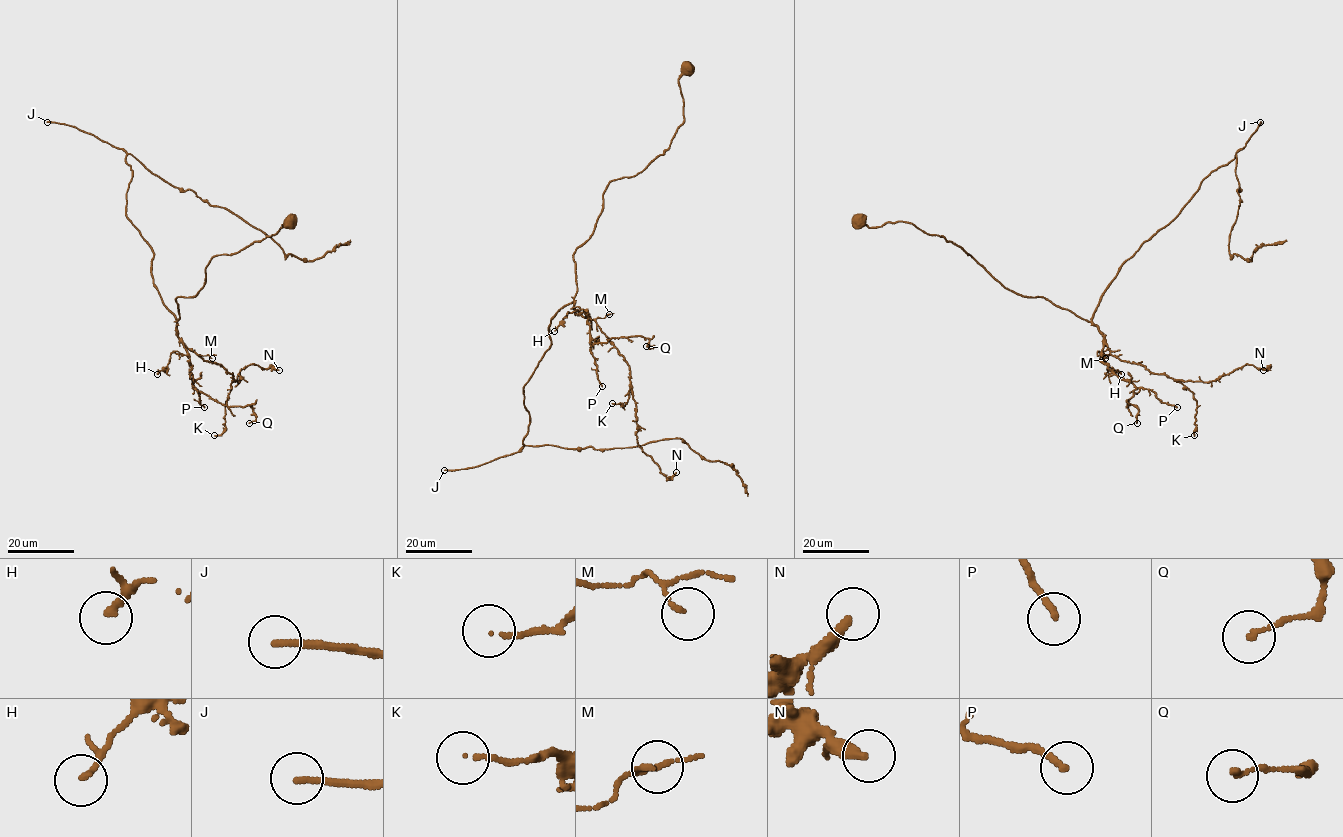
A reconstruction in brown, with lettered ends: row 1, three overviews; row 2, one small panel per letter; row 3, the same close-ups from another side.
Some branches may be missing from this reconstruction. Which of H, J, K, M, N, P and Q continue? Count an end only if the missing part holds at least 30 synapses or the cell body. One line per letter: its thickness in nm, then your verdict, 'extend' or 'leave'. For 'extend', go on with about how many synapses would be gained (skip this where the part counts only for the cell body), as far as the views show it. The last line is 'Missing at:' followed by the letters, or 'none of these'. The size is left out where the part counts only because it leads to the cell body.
H: calibre 170 nm; leave
J: calibre 180 nm; extend; 45 synapses
K: calibre 110 nm; leave
M: calibre 80 nm; leave
N: calibre 280 nm; leave
P: calibre 180 nm; leave
Q: calibre 120 nm; leave
Missing at: J

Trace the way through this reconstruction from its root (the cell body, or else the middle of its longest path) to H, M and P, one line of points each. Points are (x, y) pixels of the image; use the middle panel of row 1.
H: (685, 68), (683, 122), (662, 154), (605, 189), (573, 255), (573, 308), (584, 310), (554, 331)
M: (685, 68), (683, 122), (669, 147), (608, 184), (592, 235), (573, 255), (574, 312), (609, 314)
P: (685, 68), (683, 122), (669, 147), (608, 184), (592, 235), (573, 255), (573, 308), (588, 309), (602, 386)

